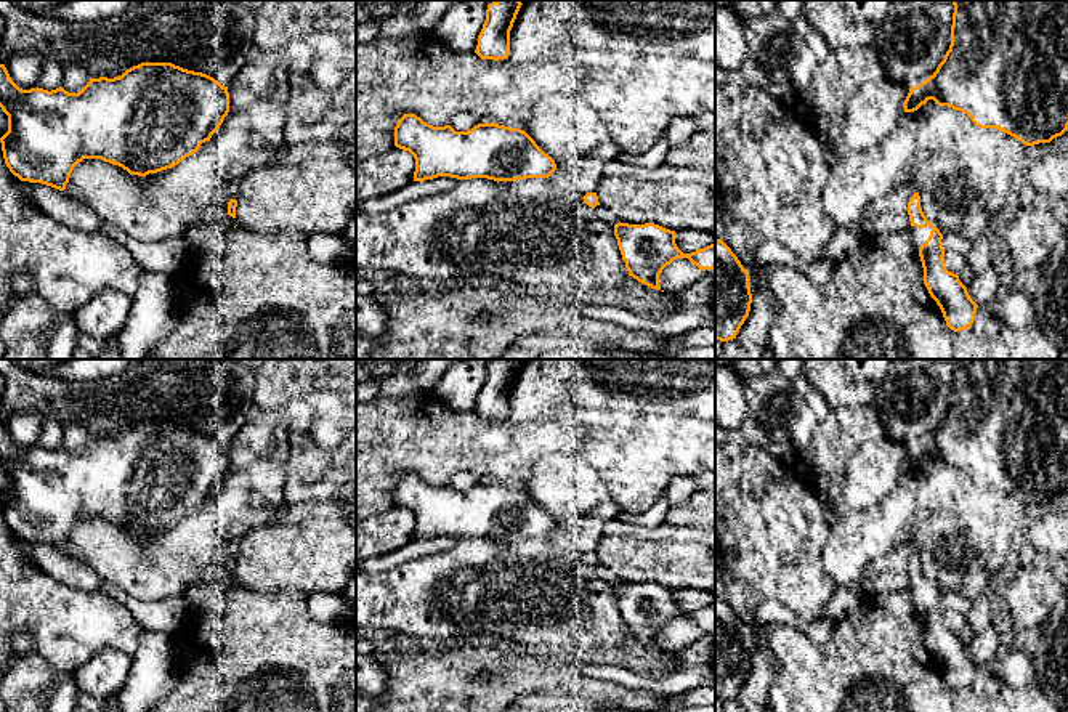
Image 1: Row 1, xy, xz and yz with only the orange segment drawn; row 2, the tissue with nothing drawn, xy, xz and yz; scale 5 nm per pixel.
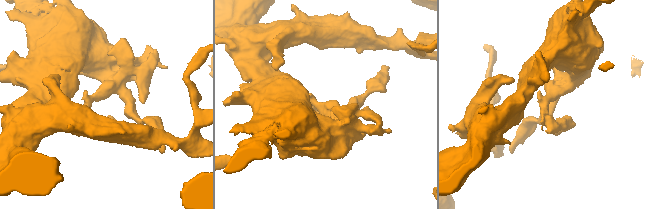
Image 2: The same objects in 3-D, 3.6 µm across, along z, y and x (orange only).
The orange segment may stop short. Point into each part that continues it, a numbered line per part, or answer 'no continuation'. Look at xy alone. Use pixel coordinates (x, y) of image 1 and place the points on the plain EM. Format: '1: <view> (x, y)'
no continuation

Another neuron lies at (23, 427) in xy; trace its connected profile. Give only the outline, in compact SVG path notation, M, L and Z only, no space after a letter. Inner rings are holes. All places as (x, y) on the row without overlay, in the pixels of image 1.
M34 411L13 414L6 419L5 427L11 439L22 449L37 447L42 417Z

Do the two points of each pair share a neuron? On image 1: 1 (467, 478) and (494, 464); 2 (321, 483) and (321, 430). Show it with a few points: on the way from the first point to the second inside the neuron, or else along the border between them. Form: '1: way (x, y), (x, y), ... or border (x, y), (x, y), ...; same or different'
1: border (480, 478), (469, 472), (457, 472), (448, 483); different
2: border (311, 412), (311, 440), (324, 449), (335, 451); different

